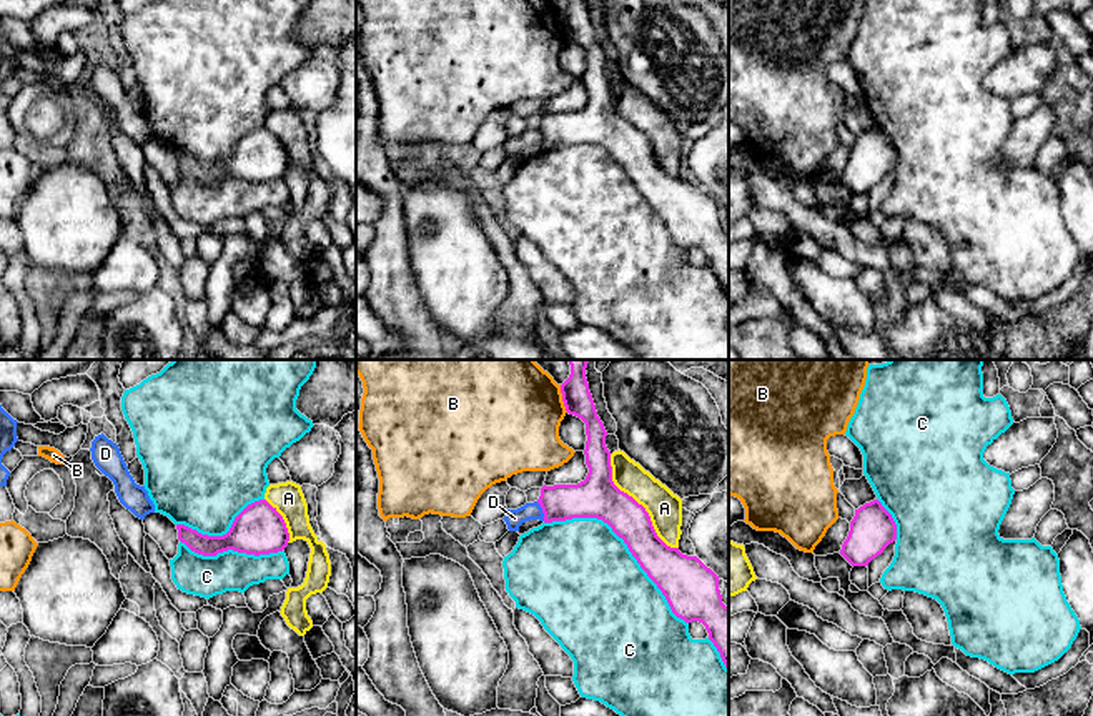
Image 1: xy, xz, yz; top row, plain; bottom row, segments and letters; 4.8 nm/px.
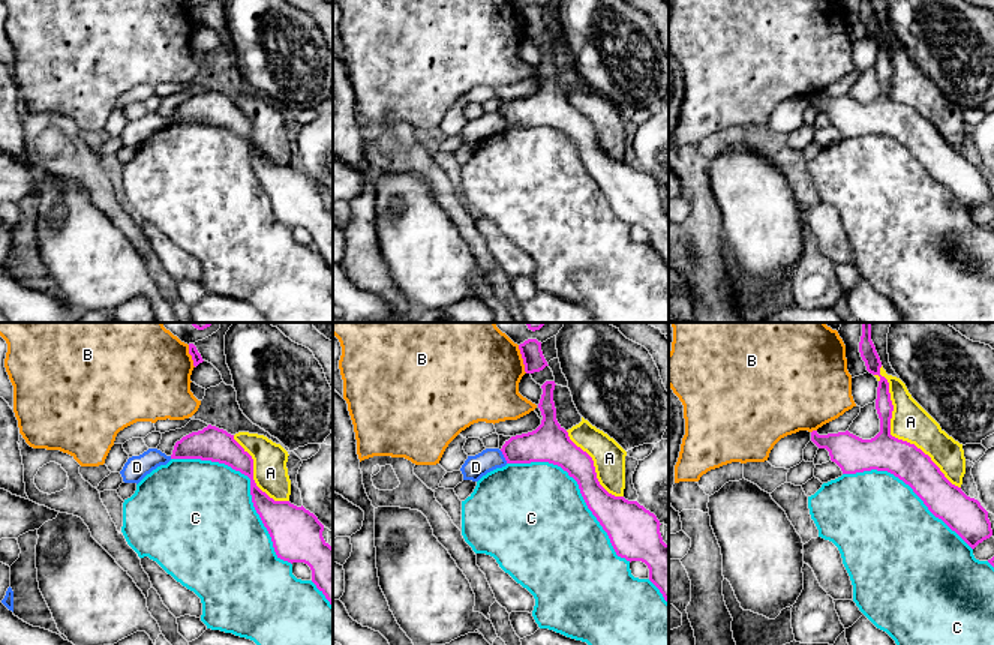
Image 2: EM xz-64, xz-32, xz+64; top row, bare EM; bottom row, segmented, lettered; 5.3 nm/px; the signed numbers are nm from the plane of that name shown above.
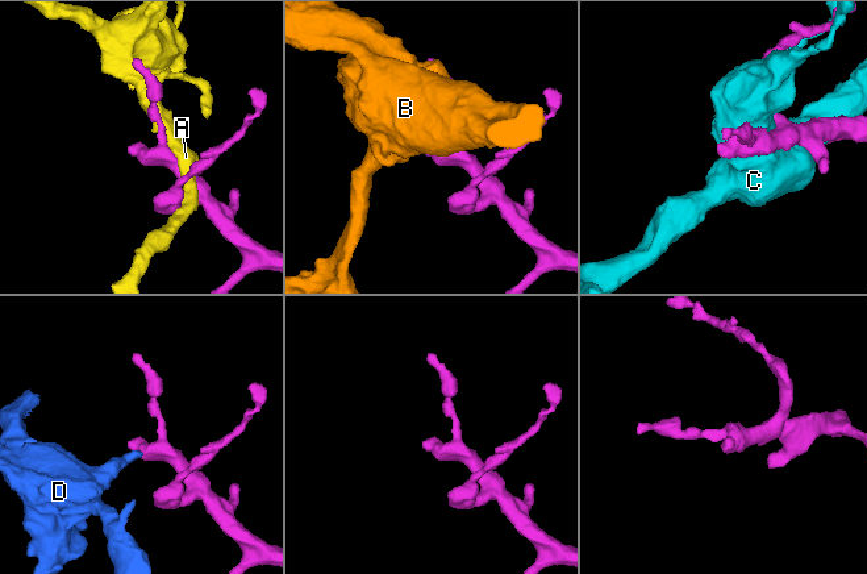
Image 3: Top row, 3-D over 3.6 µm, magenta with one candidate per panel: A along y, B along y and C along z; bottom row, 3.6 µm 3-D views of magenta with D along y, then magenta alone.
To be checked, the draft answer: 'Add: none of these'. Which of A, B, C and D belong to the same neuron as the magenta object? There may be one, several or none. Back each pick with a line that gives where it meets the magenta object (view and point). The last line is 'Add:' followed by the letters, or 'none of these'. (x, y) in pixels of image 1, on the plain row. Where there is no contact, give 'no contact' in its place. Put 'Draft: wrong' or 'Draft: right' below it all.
Add: none of these
Draft: right

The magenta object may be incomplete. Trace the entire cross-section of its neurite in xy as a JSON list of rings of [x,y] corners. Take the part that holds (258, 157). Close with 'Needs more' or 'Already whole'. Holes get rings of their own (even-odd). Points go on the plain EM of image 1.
[[[266,127],[248,132],[223,163],[201,162],[185,152],[176,152],[178,167],[203,183],[233,177],[246,181],[270,181],[288,173],[289,160],[283,143]]]. Already whole

